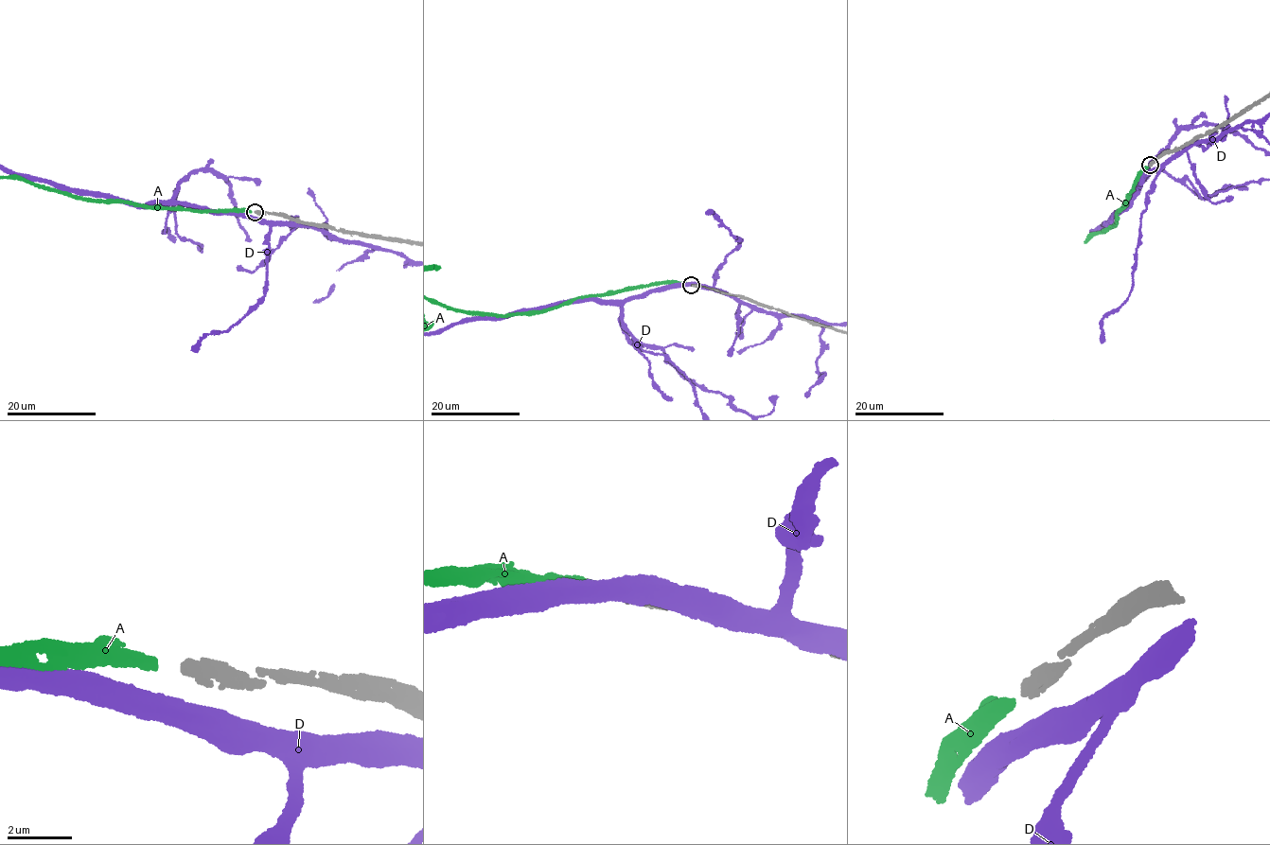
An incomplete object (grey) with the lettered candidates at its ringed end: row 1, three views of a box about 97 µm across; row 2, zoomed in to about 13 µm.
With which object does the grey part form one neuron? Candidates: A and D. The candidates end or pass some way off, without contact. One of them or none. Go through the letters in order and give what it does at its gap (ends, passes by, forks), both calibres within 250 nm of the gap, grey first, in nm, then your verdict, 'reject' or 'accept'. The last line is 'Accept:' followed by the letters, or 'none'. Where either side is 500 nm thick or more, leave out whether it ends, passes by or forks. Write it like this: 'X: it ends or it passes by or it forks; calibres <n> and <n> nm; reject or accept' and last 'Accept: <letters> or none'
A: it ends; calibres 400 and 360 nm; accept
D: calibres 400 and 600 nm; reject
Accept: A

